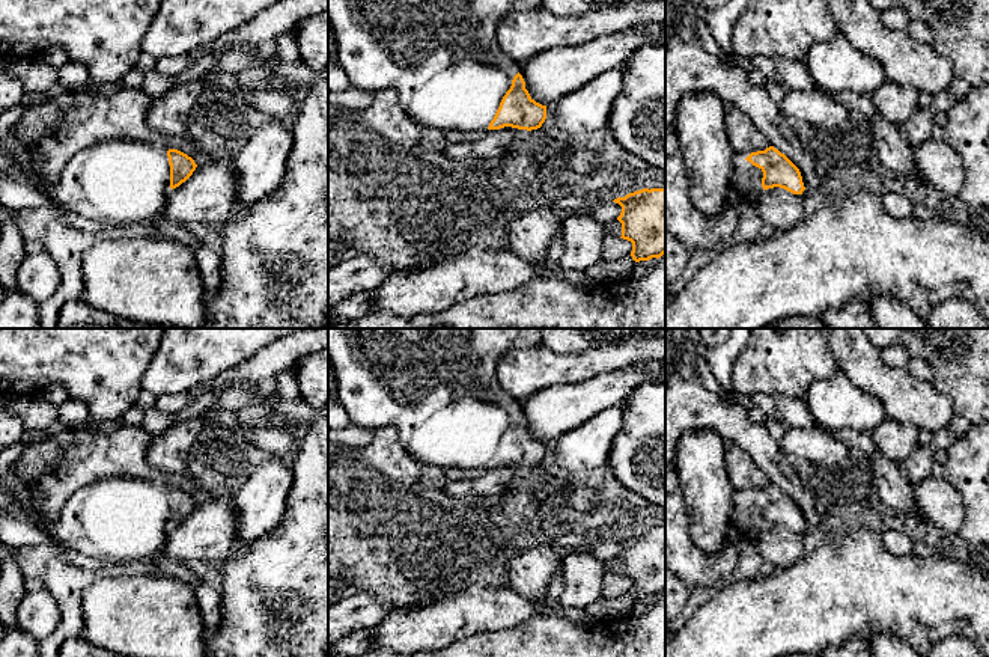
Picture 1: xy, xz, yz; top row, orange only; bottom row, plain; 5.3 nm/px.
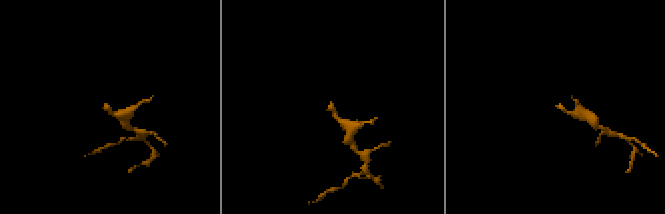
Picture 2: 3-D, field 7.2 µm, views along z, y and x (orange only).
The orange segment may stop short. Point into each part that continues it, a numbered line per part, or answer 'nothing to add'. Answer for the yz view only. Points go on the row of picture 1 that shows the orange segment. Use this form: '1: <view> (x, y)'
1: yz (691, 228)

